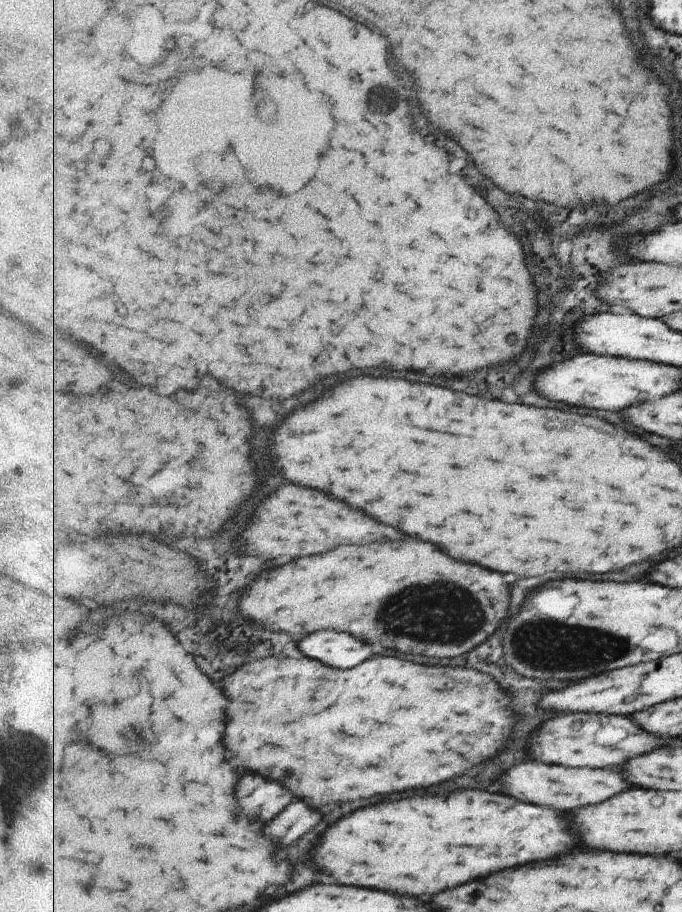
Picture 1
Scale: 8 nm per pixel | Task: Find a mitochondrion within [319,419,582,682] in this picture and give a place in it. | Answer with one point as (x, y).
(446, 613)

